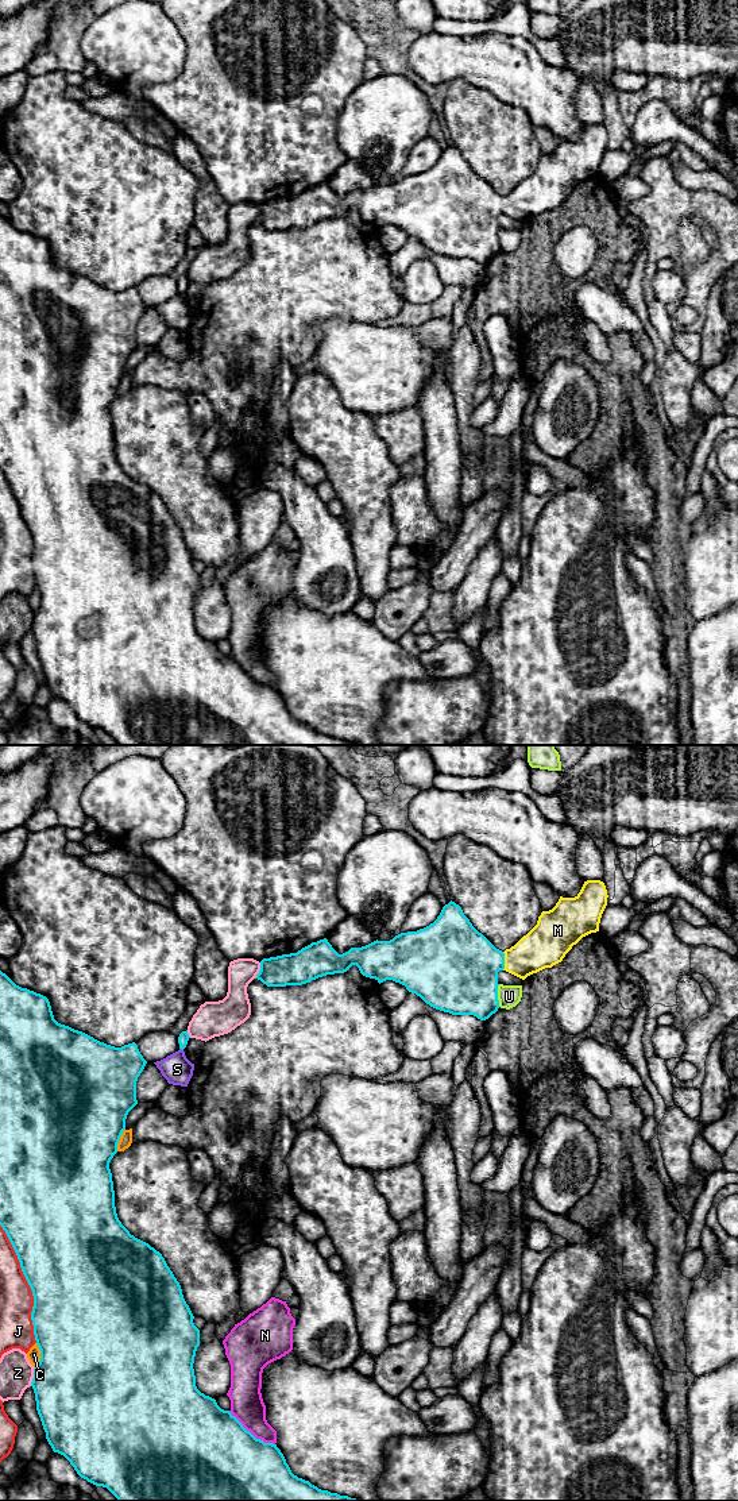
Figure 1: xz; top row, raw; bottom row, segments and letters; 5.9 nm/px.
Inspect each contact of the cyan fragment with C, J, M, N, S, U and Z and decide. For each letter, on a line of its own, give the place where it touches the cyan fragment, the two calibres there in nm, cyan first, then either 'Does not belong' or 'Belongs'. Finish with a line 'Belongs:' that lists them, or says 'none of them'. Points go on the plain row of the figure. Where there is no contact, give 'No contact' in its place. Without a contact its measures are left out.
C: Touches cyan at xz (41, 599). Thickness 500 nm (cyan) against 80 nm. Does not belong
J: Touches cyan at xz (29, 528). Thickness 500 nm (cyan) against 200 nm. Does not belong
M: Touches cyan at xz (503, 205). Thickness 440 nm (cyan) against 240 nm. Belongs
N: Touches cyan at xz (250, 676). Thickness 500 nm (cyan) against 200 nm. Does not belong
S: Touches cyan at xz (181, 292). Thickness 70 nm (cyan) against 180 nm. Does not belong
U: Touches cyan at xz (497, 239). Thickness 440 nm (cyan) against 140 nm. Does not belong
Z: Touches cyan at xz (34, 621). Thickness 500 nm (cyan) against 200 nm. Does not belong
Belongs: M

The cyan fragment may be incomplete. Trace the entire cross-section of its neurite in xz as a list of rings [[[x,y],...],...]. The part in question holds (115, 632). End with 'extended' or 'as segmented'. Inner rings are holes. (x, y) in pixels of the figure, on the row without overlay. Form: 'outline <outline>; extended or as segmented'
outline [[[0,215],[0,470],[5,475],[18,499],[22,516],[34,540],[31,564],[34,570],[35,584],[40,594],[40,605],[34,613],[31,630],[35,637],[36,655],[46,676],[46,683],[53,695],[63,699],[81,722],[96,730],[107,732],[119,745],[359,745],[348,740],[340,740],[337,737],[321,734],[309,725],[294,719],[277,688],[264,687],[263,684],[256,683],[229,655],[221,653],[215,643],[205,640],[196,630],[193,607],[197,591],[200,590],[200,574],[193,567],[194,560],[183,543],[181,529],[167,510],[162,498],[148,487],[131,479],[130,475],[121,468],[115,451],[115,435],[109,406],[117,397],[117,387],[123,375],[125,374],[127,359],[138,348],[136,325],[146,308],[147,305],[140,298],[135,286],[121,292],[115,292],[100,286],[82,275],[58,267],[54,263],[50,246],[46,240],[16,229],[5,217]]]; as segmented

